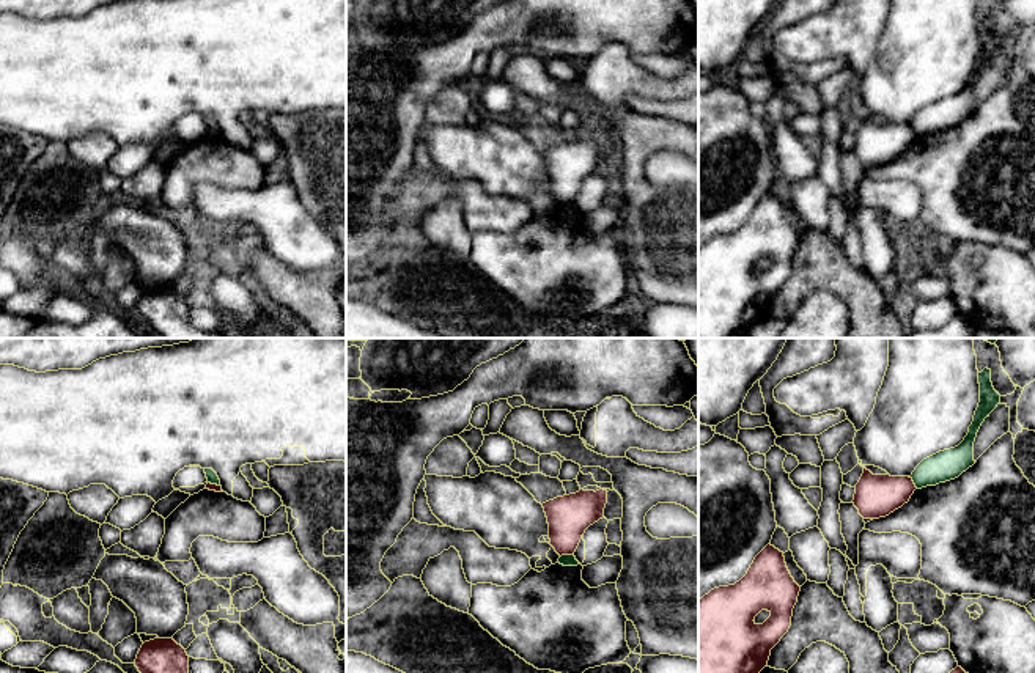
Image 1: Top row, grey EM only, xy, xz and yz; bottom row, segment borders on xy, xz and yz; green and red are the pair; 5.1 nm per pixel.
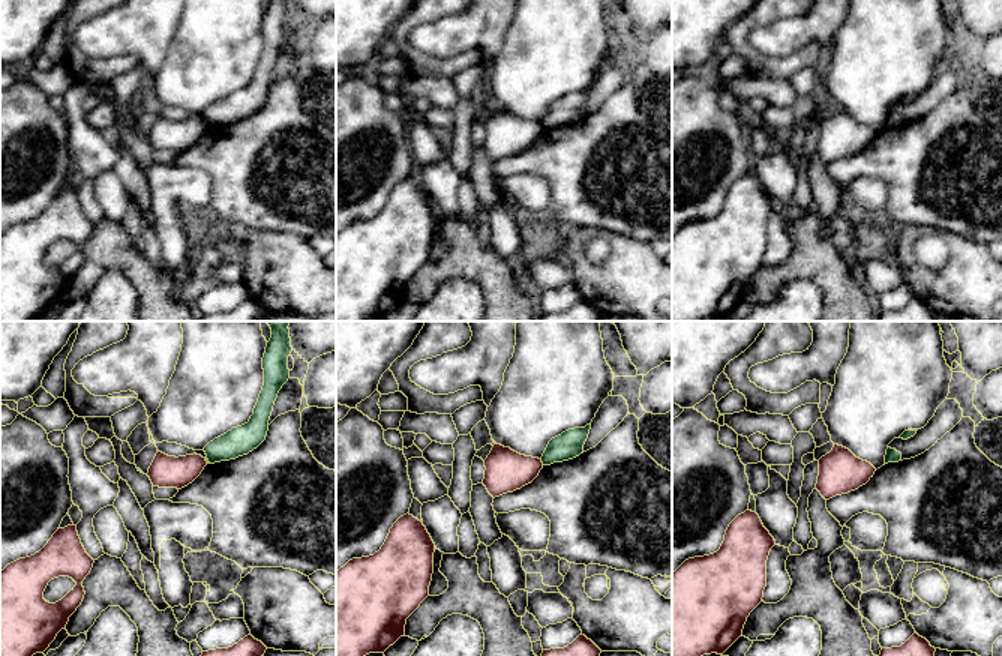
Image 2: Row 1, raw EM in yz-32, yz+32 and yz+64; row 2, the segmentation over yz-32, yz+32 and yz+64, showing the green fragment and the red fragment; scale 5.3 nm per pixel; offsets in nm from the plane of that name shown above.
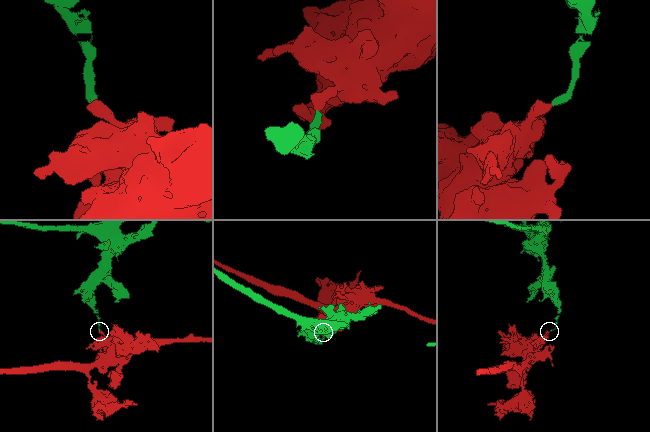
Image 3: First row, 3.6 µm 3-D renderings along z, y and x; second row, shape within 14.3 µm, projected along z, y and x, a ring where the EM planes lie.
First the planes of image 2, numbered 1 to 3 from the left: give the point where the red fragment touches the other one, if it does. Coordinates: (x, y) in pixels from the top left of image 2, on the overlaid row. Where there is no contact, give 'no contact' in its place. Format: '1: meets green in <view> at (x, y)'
1: no contact
2: meets green in yz+32 at (542, 461)
3: no contact

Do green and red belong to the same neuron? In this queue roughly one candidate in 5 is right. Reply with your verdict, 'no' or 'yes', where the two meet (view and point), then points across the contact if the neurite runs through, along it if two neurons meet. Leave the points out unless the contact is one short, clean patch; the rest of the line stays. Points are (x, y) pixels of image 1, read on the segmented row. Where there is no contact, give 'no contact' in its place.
no | xz (567, 555) | along xz (573, 554), (560, 557)

